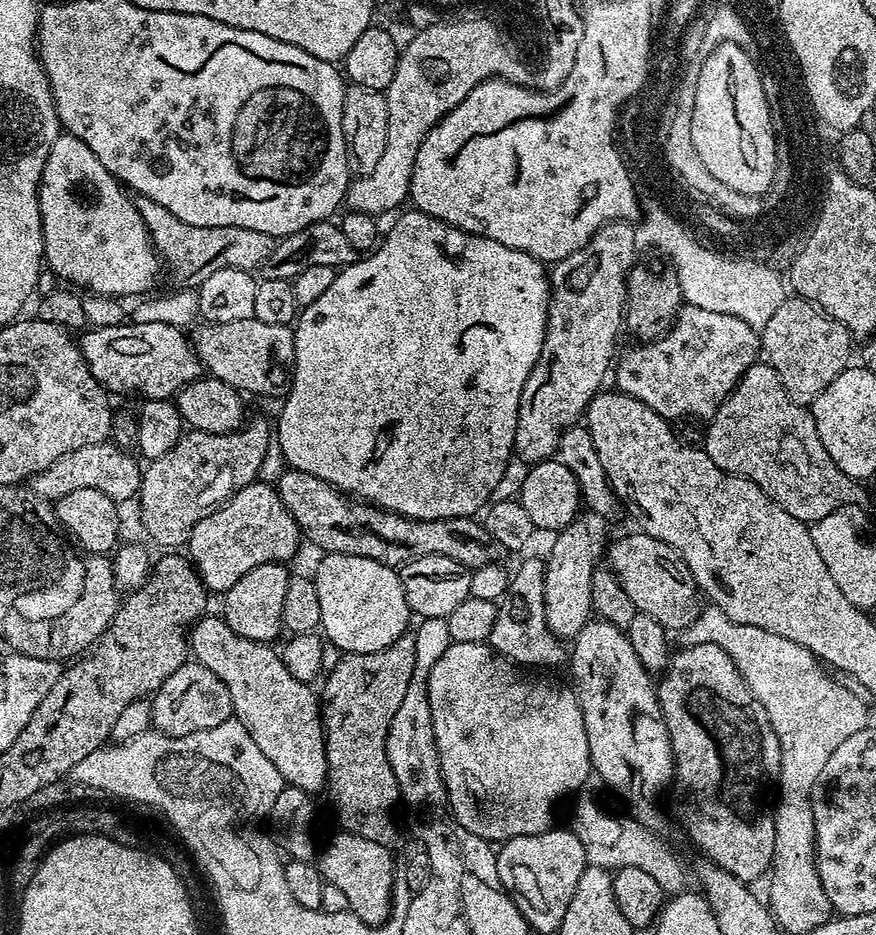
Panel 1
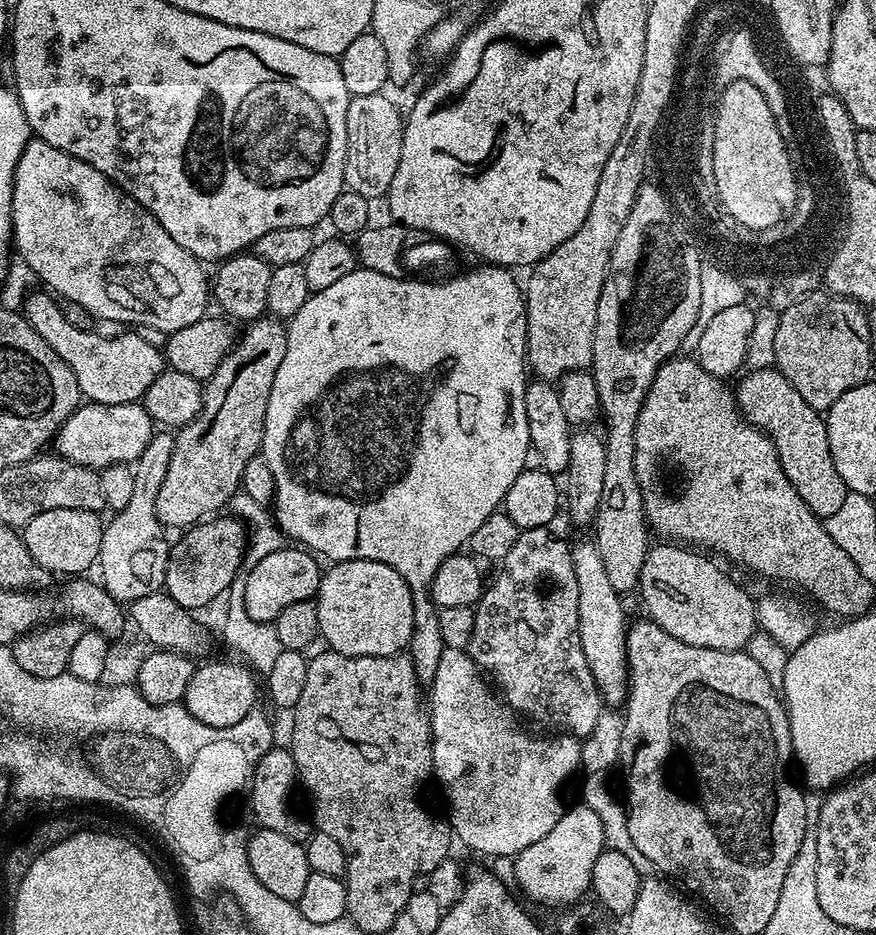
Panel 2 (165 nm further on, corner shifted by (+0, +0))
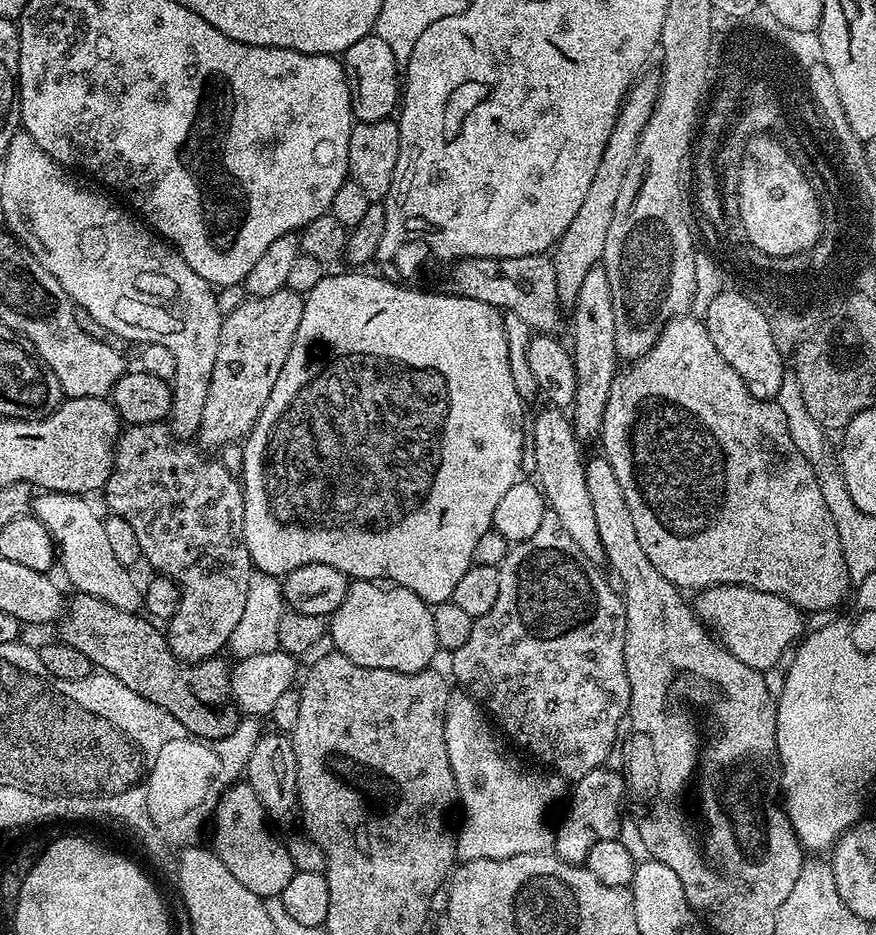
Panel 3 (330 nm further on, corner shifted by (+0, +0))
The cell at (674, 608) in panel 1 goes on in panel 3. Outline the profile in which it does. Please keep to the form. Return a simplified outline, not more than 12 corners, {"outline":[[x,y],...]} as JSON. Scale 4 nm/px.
{"outline":[[723,584],[696,619],[738,662],[777,667],[805,631],[800,609]]}

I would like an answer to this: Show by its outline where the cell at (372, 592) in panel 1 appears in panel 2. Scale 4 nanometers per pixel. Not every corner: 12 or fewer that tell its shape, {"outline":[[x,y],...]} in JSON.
{"outline":[[341,560],[314,597],[343,656],[394,656],[418,619],[407,582]]}

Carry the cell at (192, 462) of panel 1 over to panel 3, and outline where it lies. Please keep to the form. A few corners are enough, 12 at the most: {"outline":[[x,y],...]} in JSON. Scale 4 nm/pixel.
{"outline":[[253,296],[220,325],[198,433],[251,432],[290,354],[304,296]]}

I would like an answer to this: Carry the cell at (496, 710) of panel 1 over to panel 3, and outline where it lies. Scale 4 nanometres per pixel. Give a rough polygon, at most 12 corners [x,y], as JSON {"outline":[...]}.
{"outline":[[449,699],[457,861],[548,852],[564,777],[508,756],[483,707]]}

